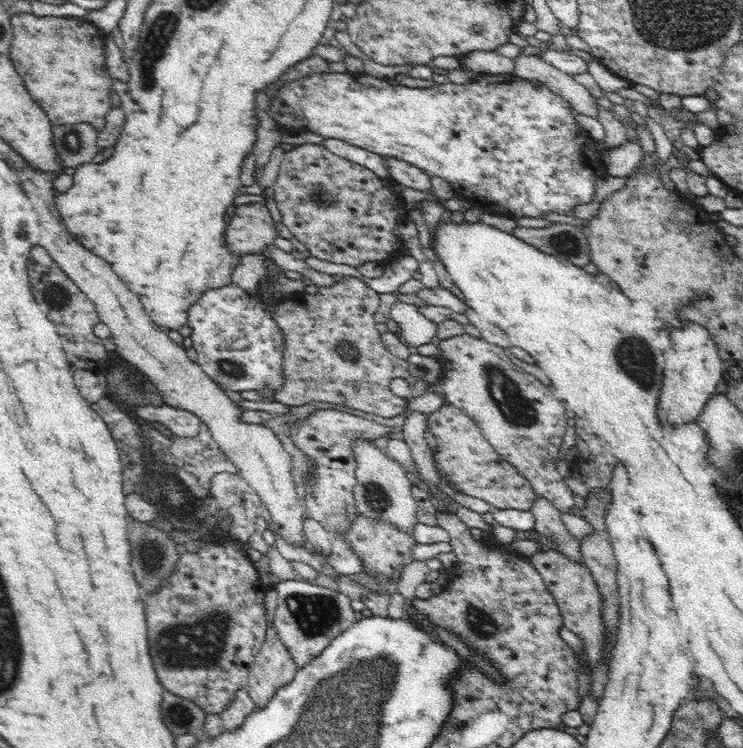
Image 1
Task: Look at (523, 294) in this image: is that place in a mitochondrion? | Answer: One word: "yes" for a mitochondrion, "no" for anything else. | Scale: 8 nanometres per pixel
no

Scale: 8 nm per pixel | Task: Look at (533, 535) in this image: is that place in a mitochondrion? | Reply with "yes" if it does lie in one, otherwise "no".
no

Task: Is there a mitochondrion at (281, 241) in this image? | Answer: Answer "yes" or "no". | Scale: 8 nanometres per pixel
no

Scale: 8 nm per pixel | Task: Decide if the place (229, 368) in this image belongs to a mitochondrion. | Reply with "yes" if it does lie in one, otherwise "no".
yes

